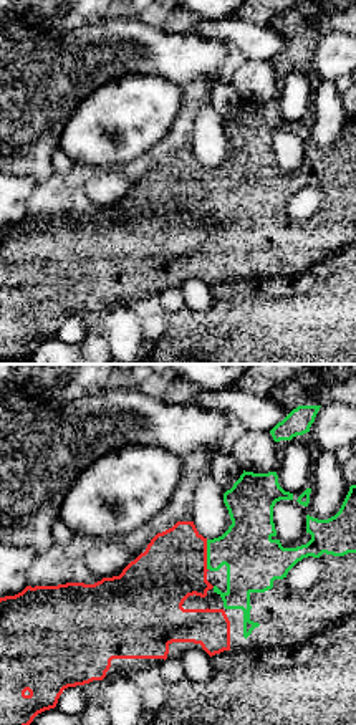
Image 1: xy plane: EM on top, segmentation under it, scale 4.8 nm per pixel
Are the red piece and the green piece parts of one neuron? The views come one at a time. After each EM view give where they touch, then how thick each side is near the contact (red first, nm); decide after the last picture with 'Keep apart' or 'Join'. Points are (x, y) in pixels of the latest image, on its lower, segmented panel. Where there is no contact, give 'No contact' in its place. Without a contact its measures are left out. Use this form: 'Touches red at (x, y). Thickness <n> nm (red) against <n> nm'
Touches red at (206, 555). Thickness 320 nm (red) against 280 nm

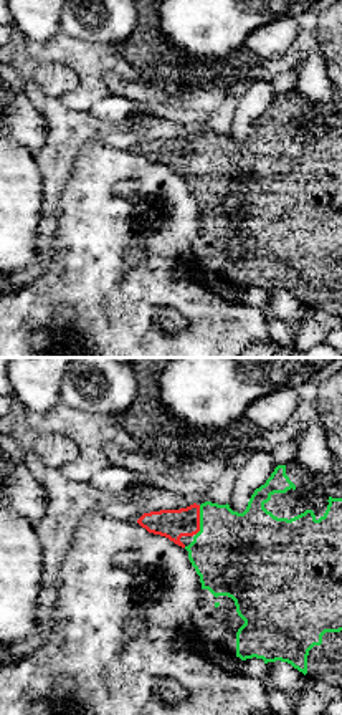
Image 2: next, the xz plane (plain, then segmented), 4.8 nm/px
Touches red at (199, 520). Thickness 140 nm (red) against 420 nm

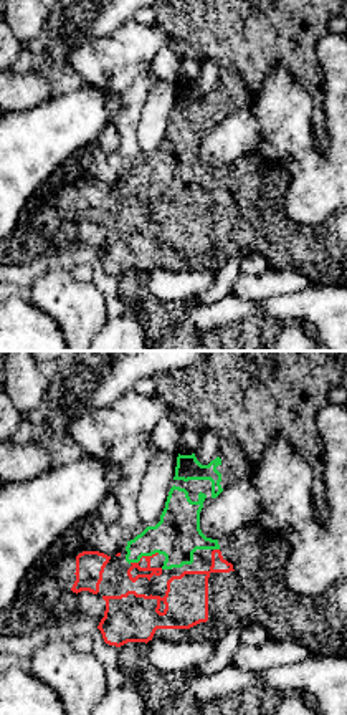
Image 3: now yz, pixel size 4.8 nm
Touches red at (144, 556). Thickness 70 nm (red) against 220 nm

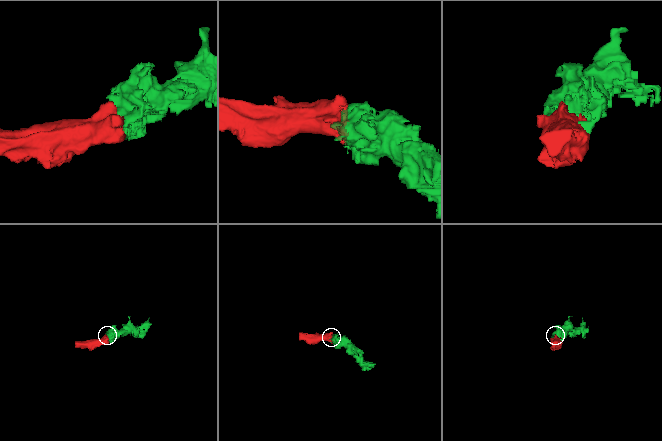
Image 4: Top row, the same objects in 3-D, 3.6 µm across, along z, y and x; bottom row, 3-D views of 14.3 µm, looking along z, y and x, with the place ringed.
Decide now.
Join

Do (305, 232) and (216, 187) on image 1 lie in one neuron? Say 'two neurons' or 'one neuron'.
one neuron

